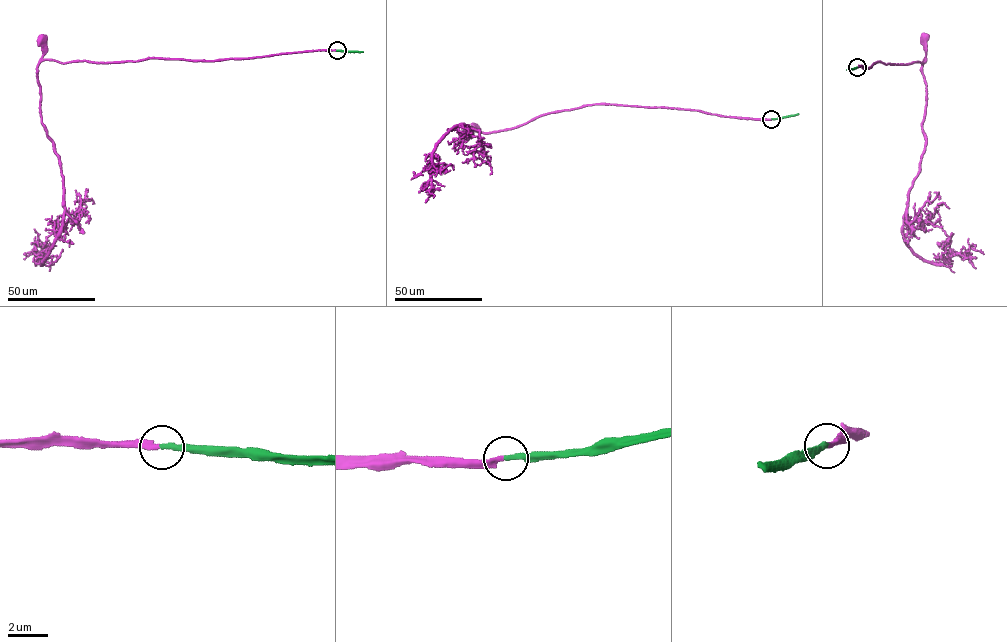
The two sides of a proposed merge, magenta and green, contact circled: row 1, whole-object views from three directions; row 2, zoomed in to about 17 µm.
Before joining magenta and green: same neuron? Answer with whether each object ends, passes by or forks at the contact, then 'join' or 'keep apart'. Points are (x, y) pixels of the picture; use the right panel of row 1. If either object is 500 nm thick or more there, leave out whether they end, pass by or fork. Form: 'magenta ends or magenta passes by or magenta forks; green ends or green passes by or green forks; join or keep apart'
magenta ends; green ends; join

